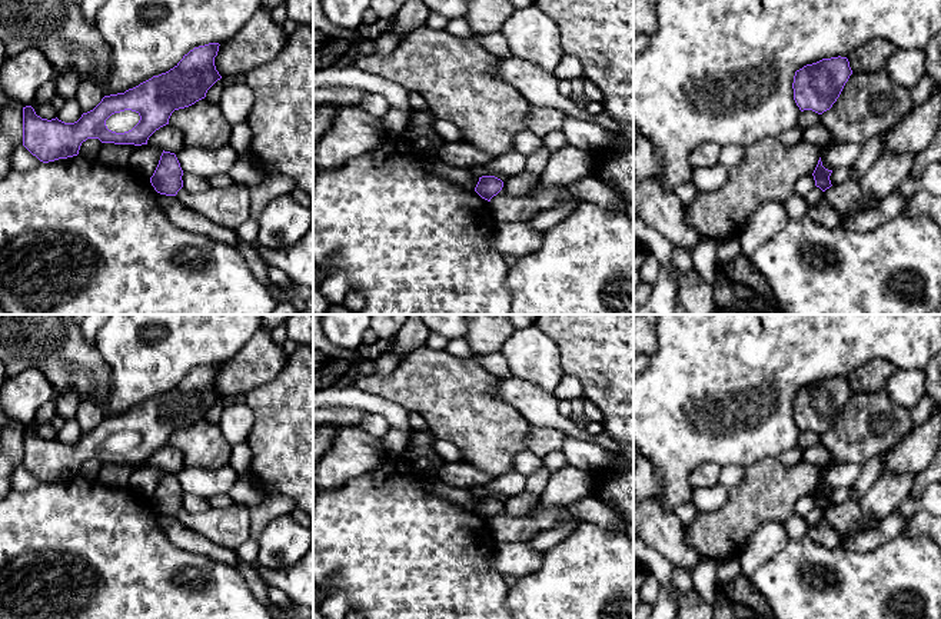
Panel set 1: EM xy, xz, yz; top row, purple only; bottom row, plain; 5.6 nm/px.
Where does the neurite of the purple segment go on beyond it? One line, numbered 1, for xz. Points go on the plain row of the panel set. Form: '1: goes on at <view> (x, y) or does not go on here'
1: does not go on here

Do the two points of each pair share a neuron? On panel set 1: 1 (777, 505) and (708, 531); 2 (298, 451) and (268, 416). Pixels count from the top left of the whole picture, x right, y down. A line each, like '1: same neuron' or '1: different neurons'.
1: same neuron
2: same neuron

